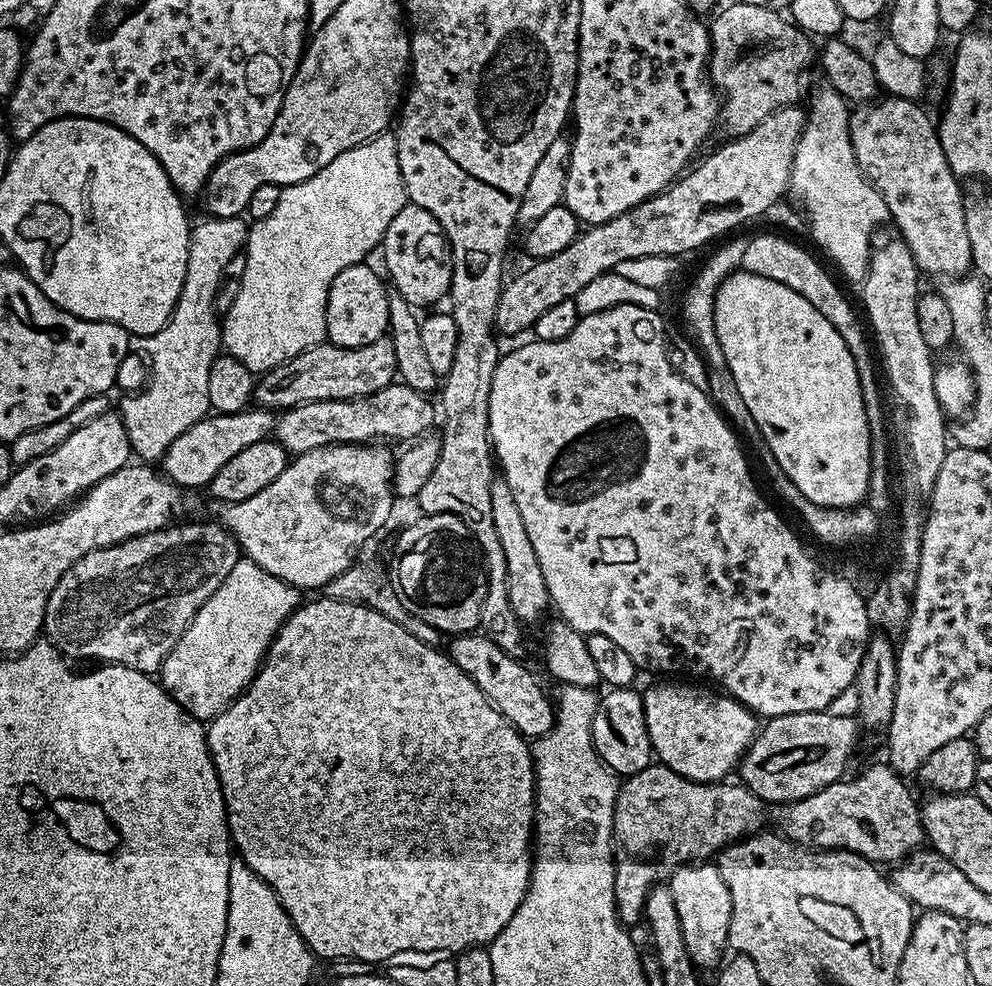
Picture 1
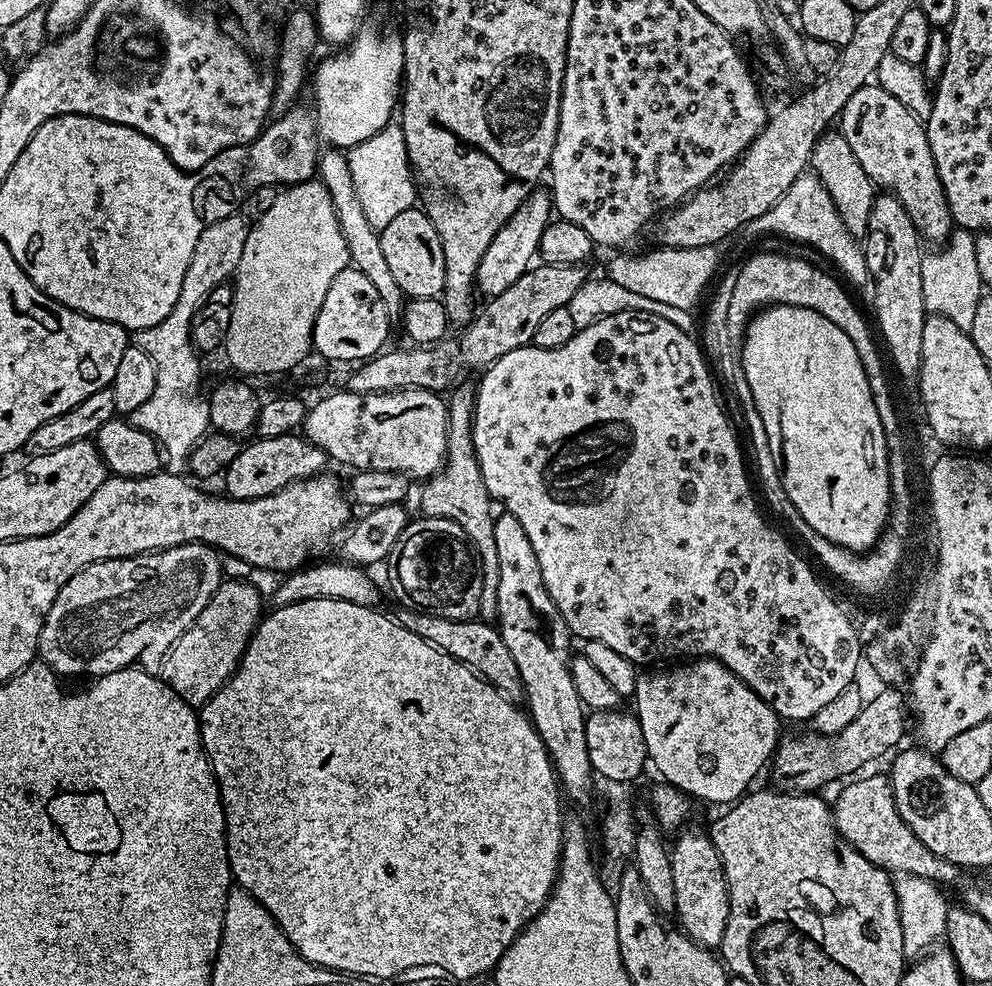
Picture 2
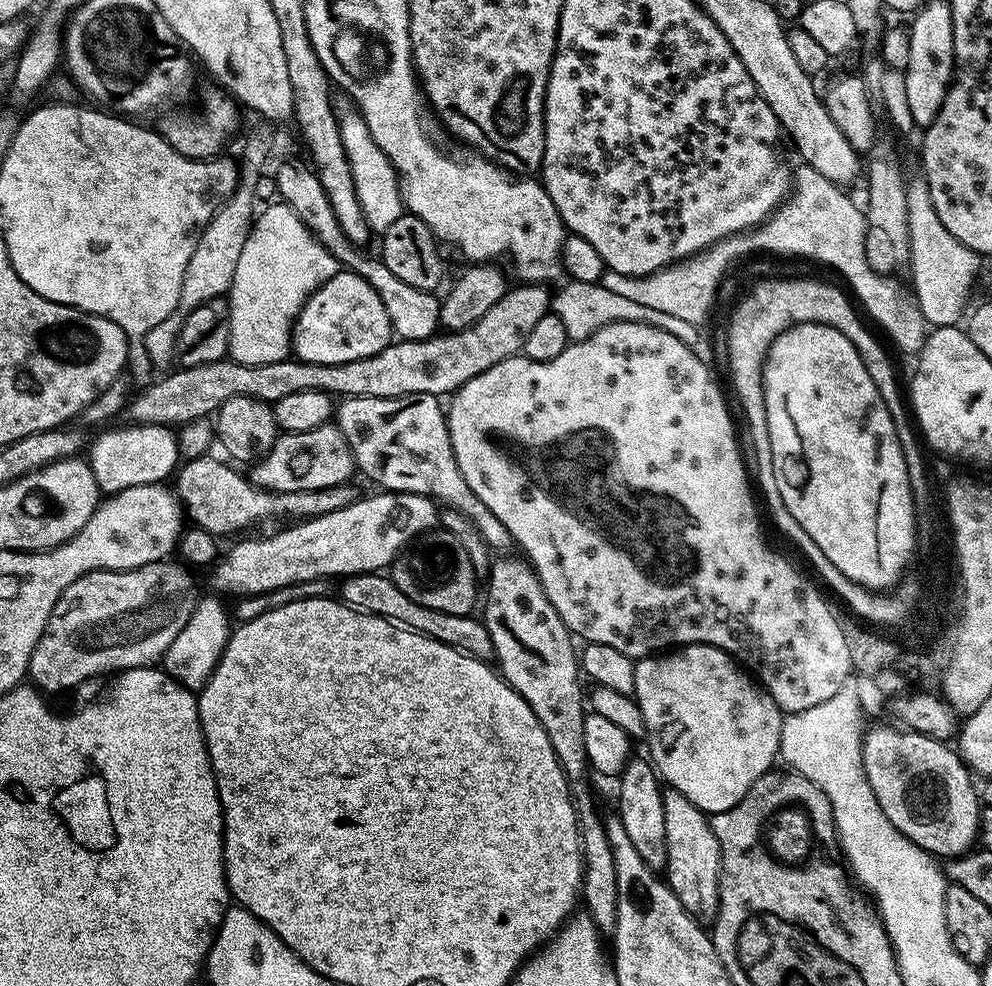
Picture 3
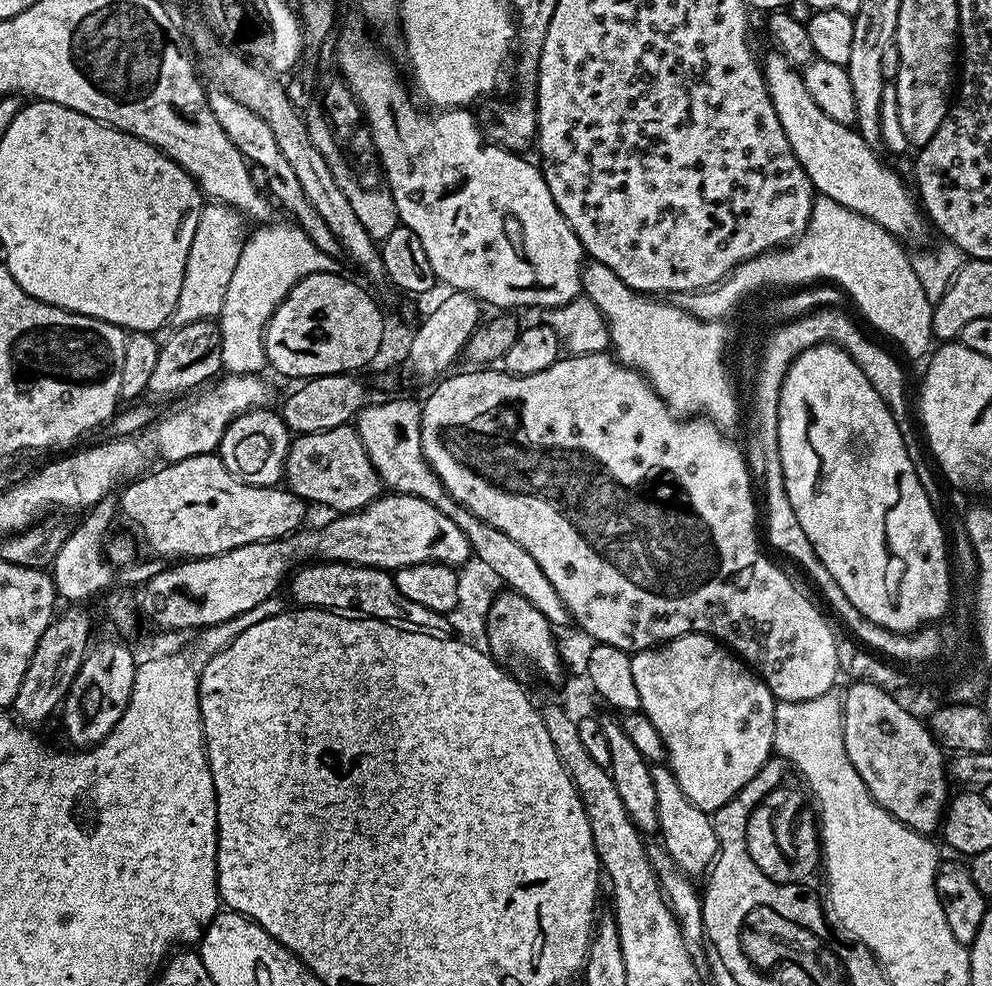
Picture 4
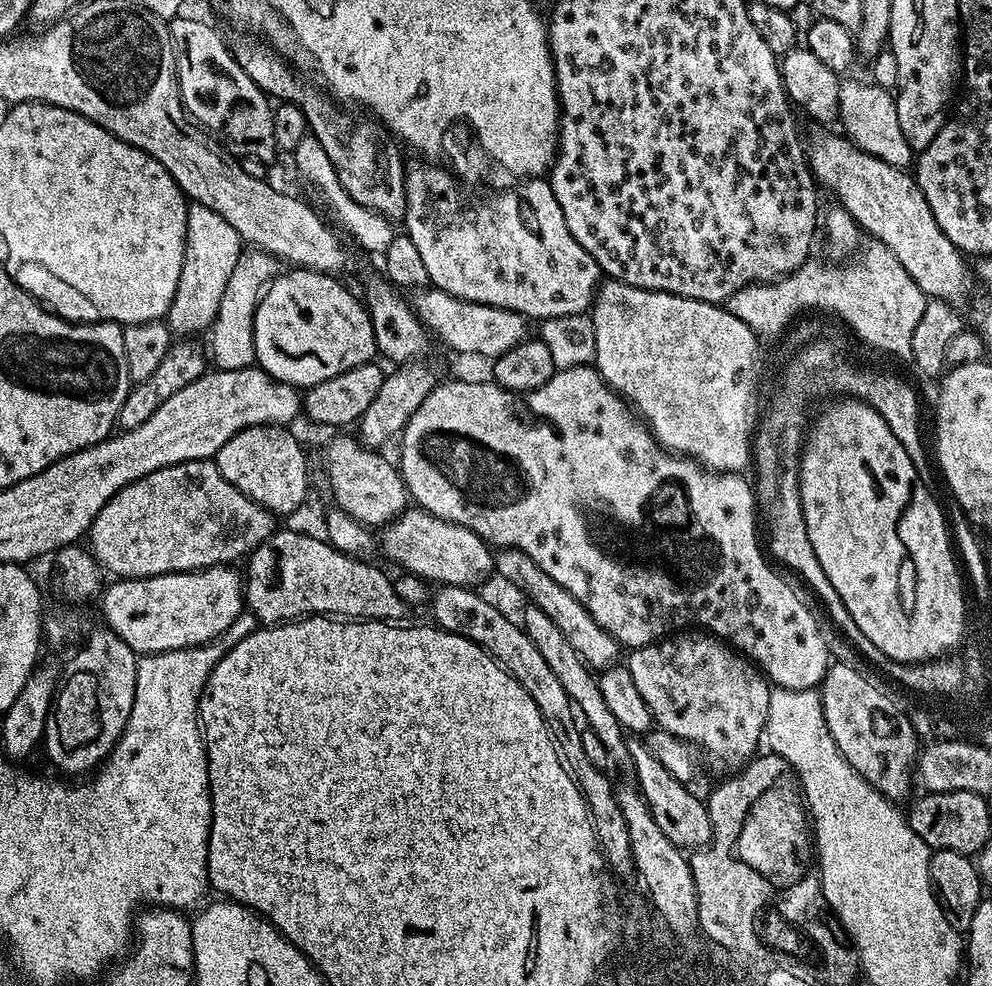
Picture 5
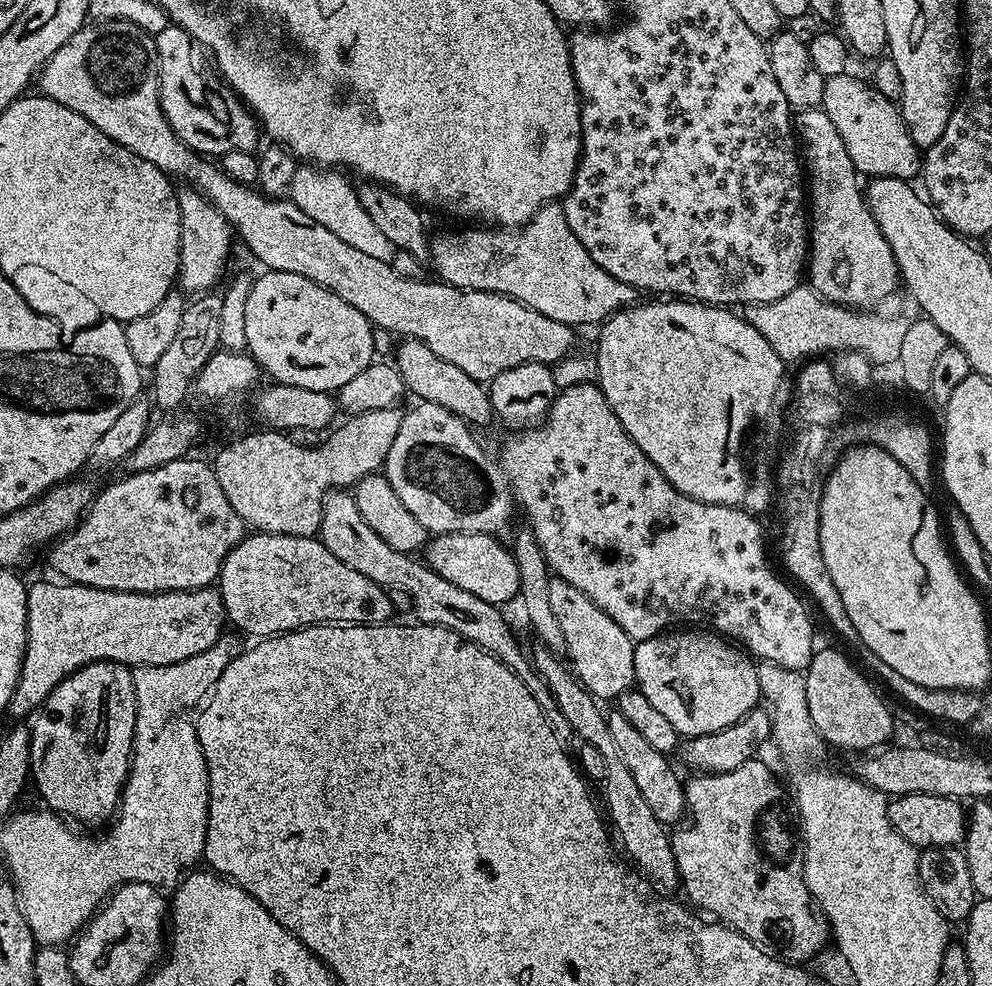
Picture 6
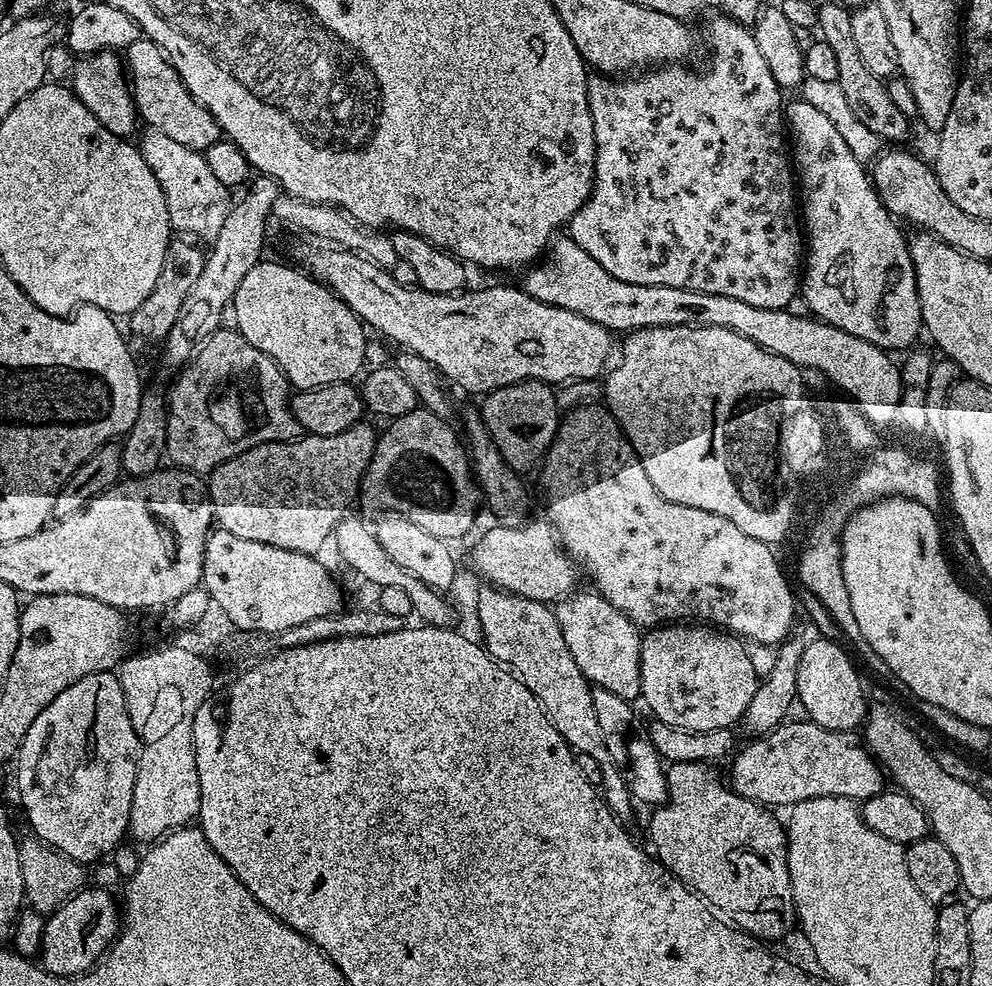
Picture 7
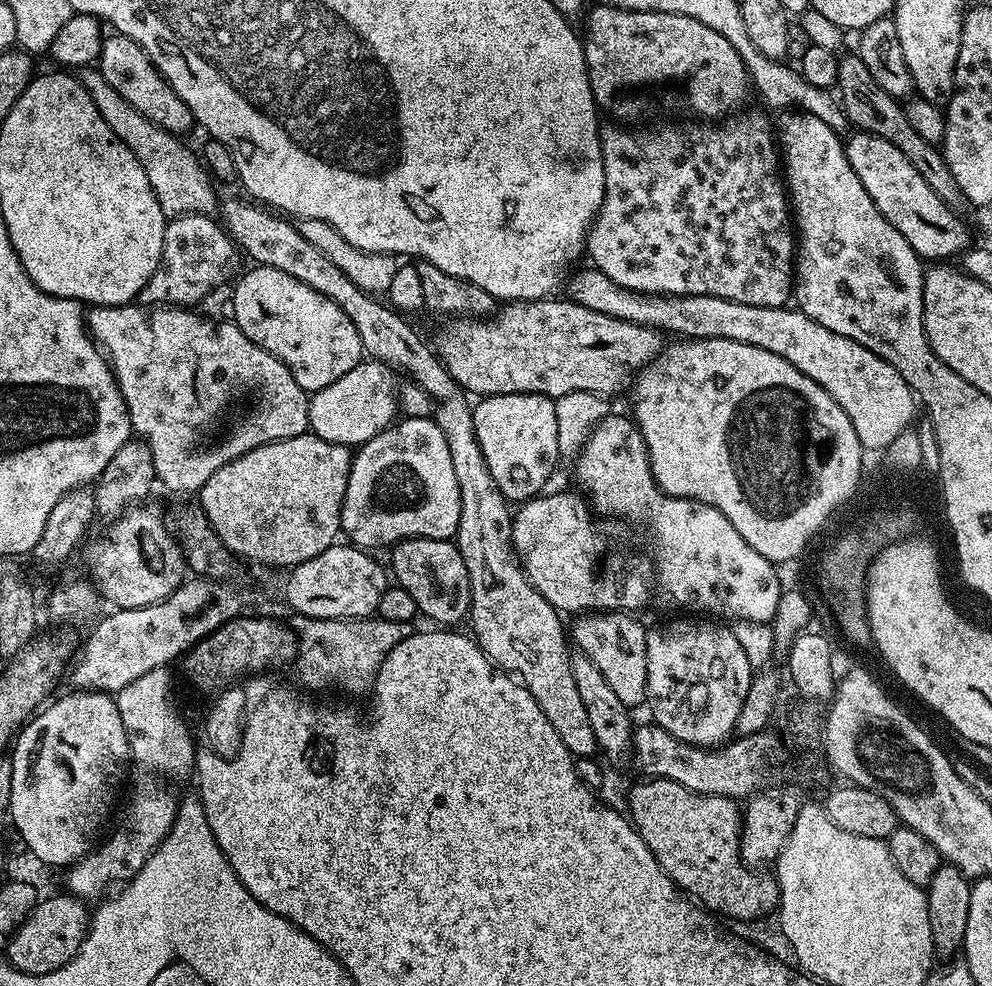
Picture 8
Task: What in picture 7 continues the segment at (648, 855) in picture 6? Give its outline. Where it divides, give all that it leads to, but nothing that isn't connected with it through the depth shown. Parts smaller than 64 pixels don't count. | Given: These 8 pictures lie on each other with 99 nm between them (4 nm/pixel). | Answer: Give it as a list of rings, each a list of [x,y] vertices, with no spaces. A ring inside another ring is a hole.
[[[484,586],[476,600],[476,620],[480,623],[480,632],[484,635],[482,644],[488,655],[520,677],[530,694],[534,694],[534,698],[544,707],[544,713],[548,715],[558,734],[562,734],[573,753],[590,754],[590,758],[598,758],[598,767],[602,770],[602,795],[608,803],[608,809],[615,816],[627,818],[634,807],[632,793],[629,792],[614,758],[610,758],[610,750],[606,750],[602,730],[598,727],[598,714],[594,710],[593,685],[589,684],[582,670],[578,670],[578,665],[566,646],[566,638],[562,638],[555,611],[543,600],[531,600],[525,596],[515,596],[512,592],[503,592],[495,586]]]

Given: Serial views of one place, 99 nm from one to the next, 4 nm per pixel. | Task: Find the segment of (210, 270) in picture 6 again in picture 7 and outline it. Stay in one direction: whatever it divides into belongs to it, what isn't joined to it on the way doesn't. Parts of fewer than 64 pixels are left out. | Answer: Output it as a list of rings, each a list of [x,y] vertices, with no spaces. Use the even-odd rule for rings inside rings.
[[[145,127],[143,131],[139,133],[138,147],[142,158],[146,158],[146,166],[154,170],[154,178],[158,178],[162,194],[166,194],[166,210],[173,229],[204,242],[213,241],[231,212],[233,193],[213,175],[204,152],[195,152],[190,150],[190,146],[182,146],[182,142],[174,142],[174,138],[162,134],[162,130],[157,128]]]

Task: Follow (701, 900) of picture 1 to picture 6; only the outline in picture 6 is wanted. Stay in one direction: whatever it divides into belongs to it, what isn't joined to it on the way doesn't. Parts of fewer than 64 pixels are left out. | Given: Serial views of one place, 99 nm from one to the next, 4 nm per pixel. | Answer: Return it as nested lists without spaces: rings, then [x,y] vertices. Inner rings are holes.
[[[617,710],[609,711],[607,717],[610,738],[614,738],[614,746],[618,746],[618,758],[622,758],[622,762],[630,769],[630,775],[634,777],[634,783],[638,785],[642,798],[646,798],[650,810],[654,810],[654,818],[658,818],[666,826],[679,825],[688,816],[688,803],[684,793],[685,781],[680,780],[679,774],[672,769],[671,759],[654,750],[654,747],[634,730],[633,724]]]

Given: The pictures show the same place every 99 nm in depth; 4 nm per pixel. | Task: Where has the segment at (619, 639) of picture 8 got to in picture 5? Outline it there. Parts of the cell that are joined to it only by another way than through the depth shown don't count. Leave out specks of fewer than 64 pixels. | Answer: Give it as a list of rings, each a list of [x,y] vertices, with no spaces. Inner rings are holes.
[[[517,548],[499,549],[494,556],[494,572],[497,577],[500,575],[502,579],[509,580],[514,587],[521,588],[529,596],[527,599],[537,604],[542,612],[557,624],[558,630],[562,630],[564,637],[570,641],[570,646],[578,650],[578,654],[589,668],[608,669],[621,659],[621,645],[617,644],[610,633],[602,630],[602,626],[598,626],[594,618],[590,618],[590,610],[586,610],[586,606],[582,606],[582,602],[578,602],[578,598],[574,598],[574,594],[570,594],[566,586],[558,586],[558,582],[554,582],[554,578],[550,578],[550,574],[539,568],[525,552]]]

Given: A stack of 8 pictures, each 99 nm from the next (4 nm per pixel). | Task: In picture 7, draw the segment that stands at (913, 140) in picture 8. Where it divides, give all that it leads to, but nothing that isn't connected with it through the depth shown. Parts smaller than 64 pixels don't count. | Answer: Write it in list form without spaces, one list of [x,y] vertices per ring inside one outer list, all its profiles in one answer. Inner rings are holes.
[[[839,2],[820,4],[816,14],[819,35],[830,46],[830,50],[834,50],[834,58],[838,61],[836,83],[842,86],[842,95],[846,97],[846,103],[850,106],[854,118],[858,118],[862,126],[874,130],[874,134],[878,134],[881,141],[904,140],[908,136],[909,117],[904,116],[898,106],[894,106],[887,83],[881,77],[870,74],[870,70],[866,70],[866,65],[858,55],[858,45],[854,42],[854,33],[850,27],[851,17],[851,11]]]

